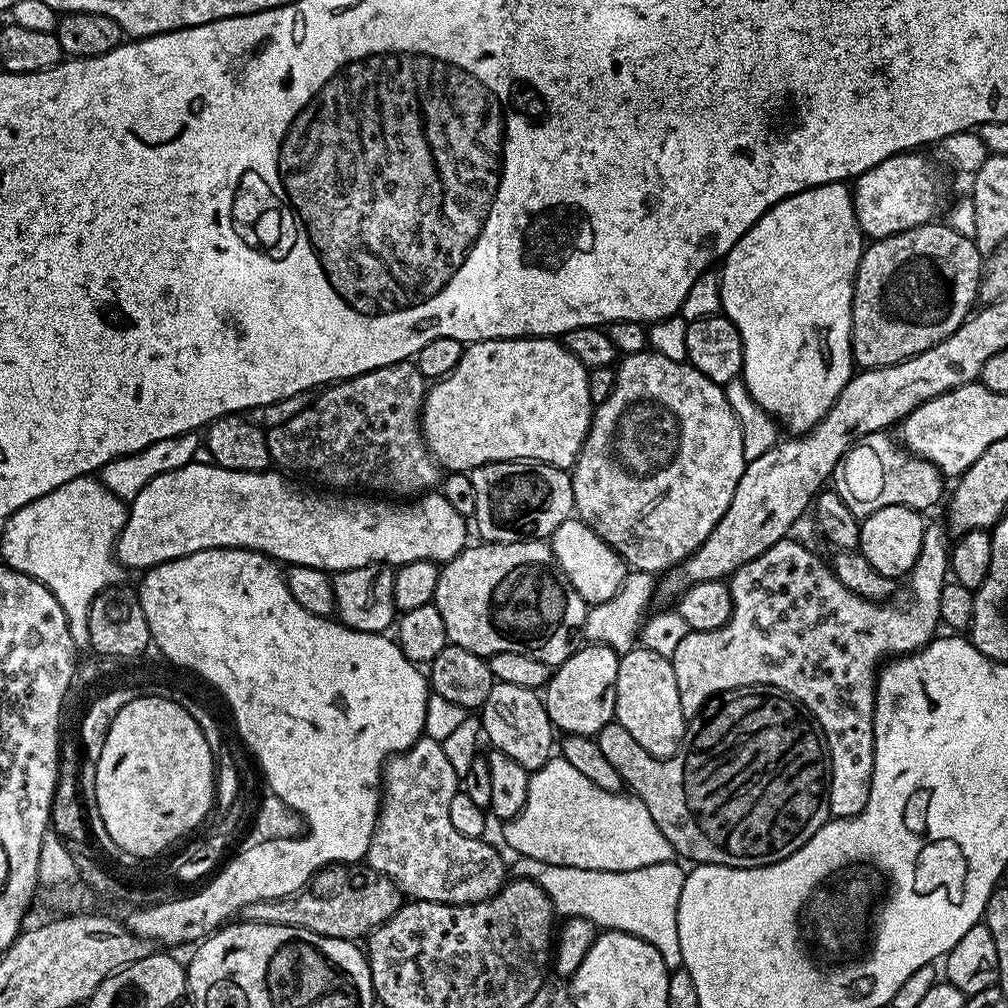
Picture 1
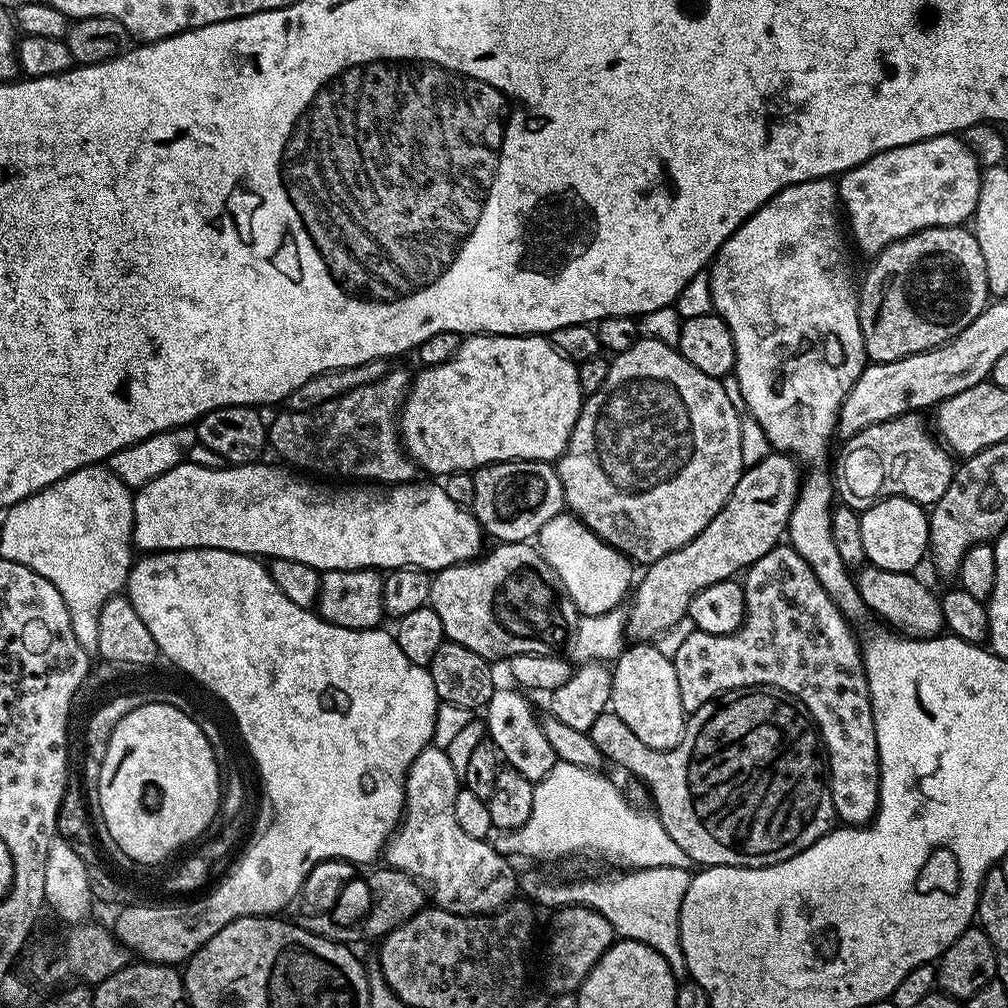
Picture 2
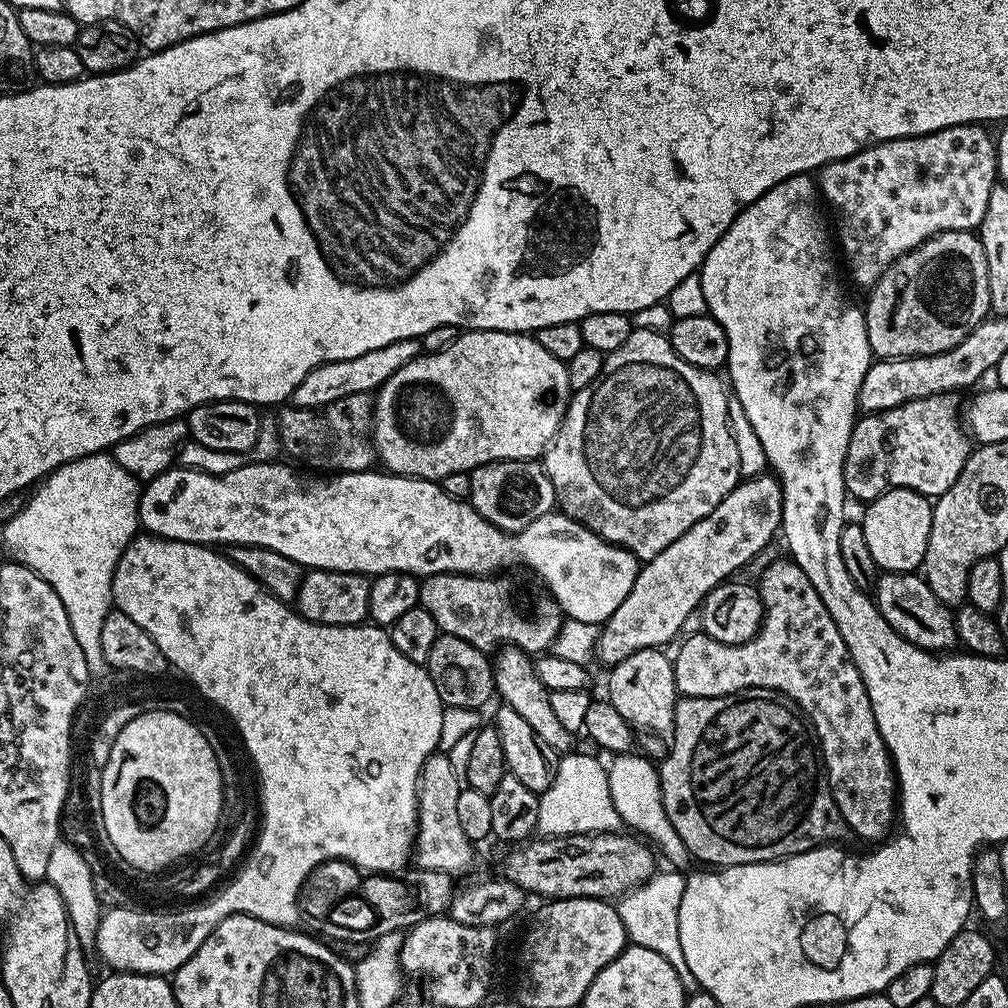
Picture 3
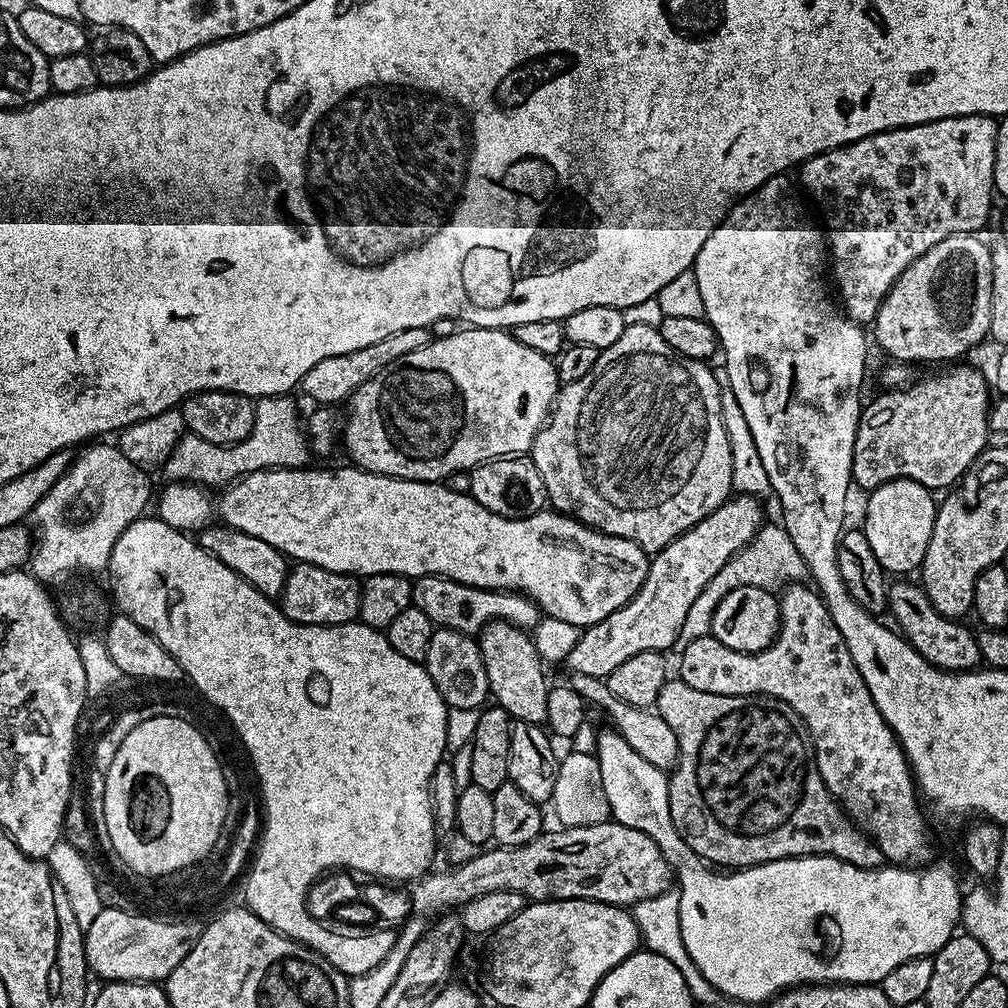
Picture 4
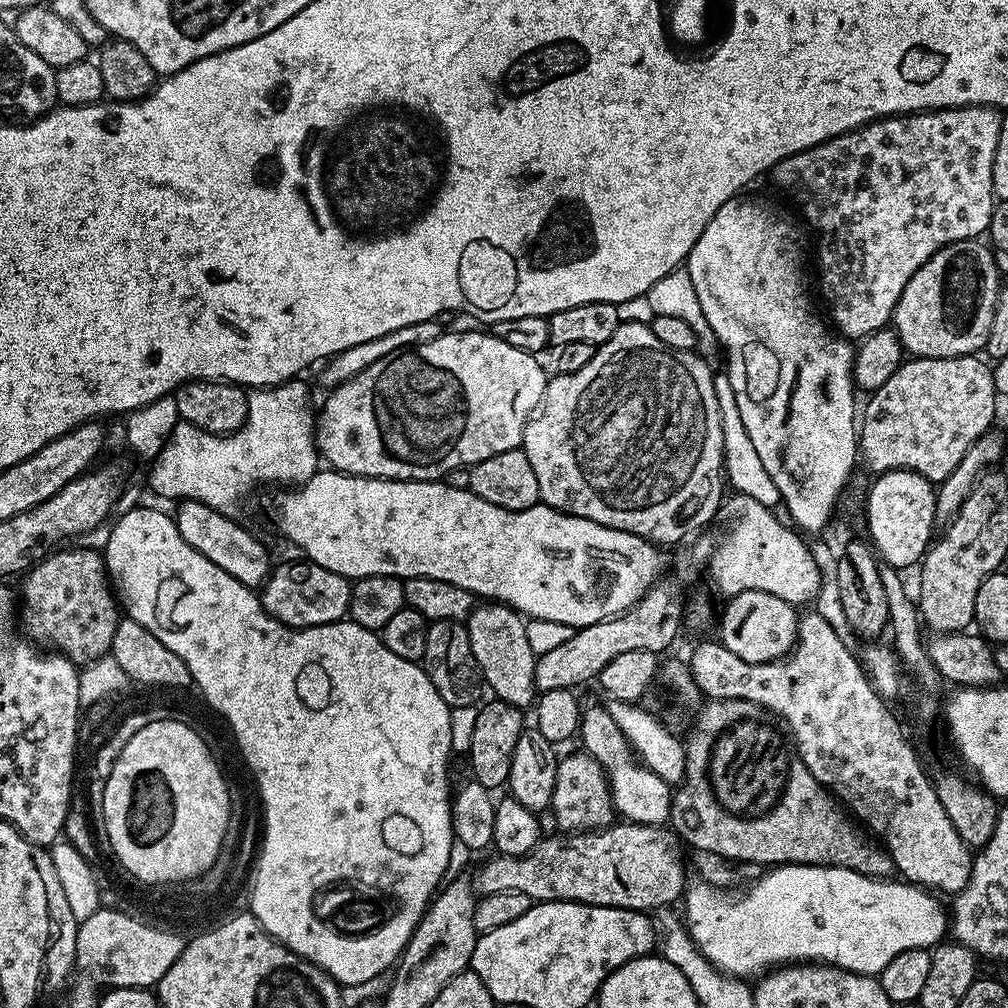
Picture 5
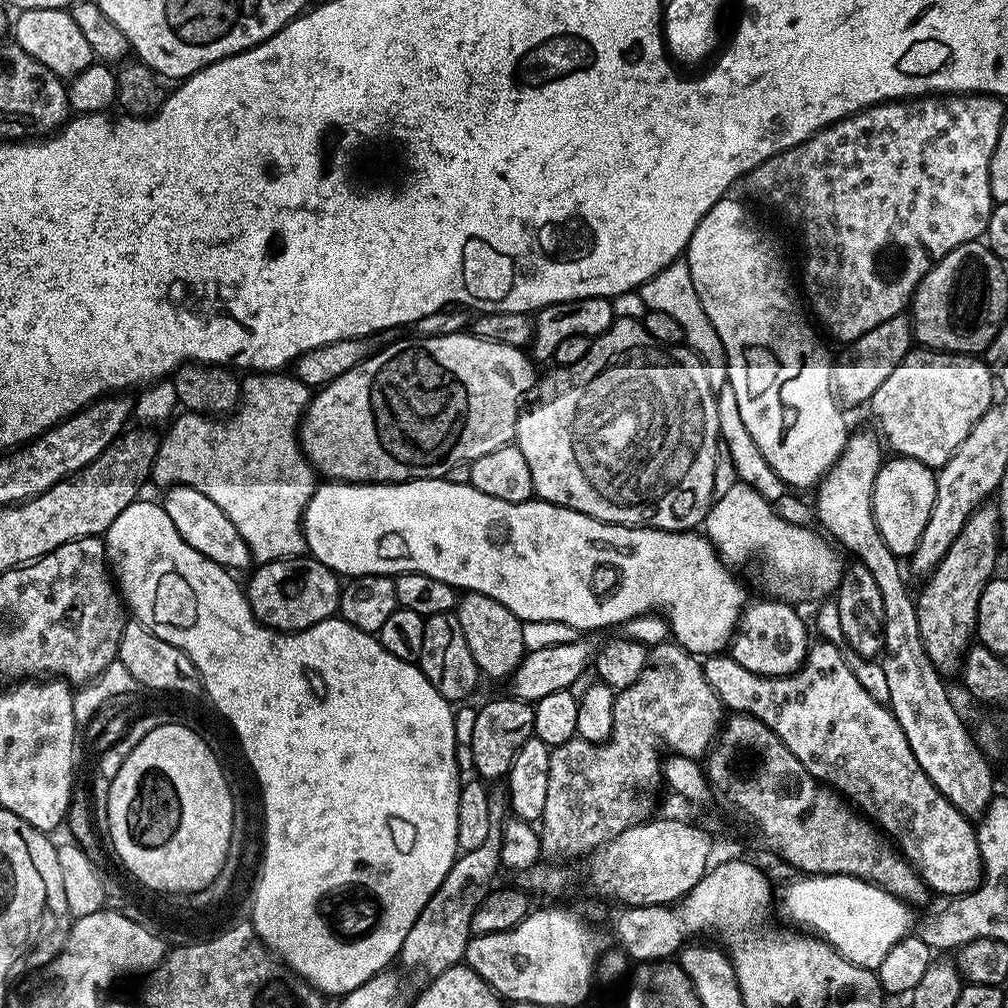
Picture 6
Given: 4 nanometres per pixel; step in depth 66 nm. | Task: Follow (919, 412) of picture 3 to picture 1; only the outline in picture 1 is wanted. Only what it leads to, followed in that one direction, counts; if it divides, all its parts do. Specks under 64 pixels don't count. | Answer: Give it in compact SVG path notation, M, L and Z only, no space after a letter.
M887 431L866 434L844 456L834 473L834 490L861 518L874 514L874 510L882 510L882 506L895 504L917 510L932 508L944 492L946 480L940 469L909 452L903 443L892 441L888 435Z

